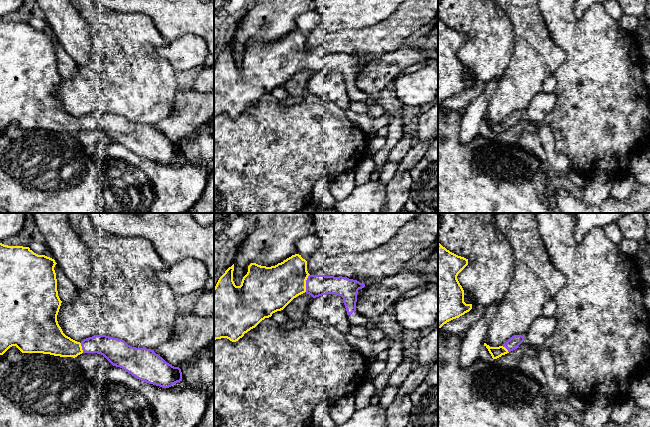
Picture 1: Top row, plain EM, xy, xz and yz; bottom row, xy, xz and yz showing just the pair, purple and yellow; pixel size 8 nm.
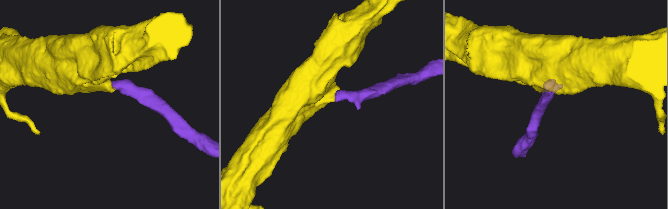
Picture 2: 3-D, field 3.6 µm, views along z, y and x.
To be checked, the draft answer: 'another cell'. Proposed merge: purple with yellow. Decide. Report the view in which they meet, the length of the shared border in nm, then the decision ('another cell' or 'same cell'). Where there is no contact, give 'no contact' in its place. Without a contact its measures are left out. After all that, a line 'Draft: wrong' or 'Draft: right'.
xz | 150 nm | same cell
Draft: wrong

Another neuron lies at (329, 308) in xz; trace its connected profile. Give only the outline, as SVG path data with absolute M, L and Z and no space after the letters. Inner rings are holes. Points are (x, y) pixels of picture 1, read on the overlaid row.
M326 294L316 297L308 305L306 317L325 322L343 334L350 332L351 324L347 318L343 298L339 295Z

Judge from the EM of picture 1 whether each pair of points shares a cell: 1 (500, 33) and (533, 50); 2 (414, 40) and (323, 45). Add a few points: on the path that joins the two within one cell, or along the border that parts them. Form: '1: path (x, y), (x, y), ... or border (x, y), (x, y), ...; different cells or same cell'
1: border (508, 17), (514, 35), (514, 48), (509, 63); different cells
2: border (422, 26), (413, 31), (400, 47); different cells

